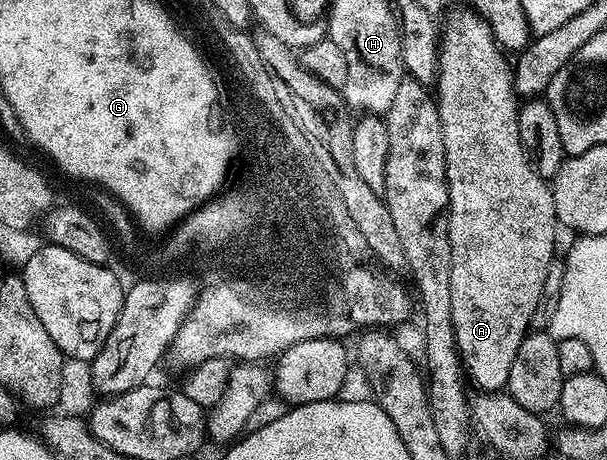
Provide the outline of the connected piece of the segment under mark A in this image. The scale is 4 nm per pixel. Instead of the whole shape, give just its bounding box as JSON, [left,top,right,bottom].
[434,18,558,394]

